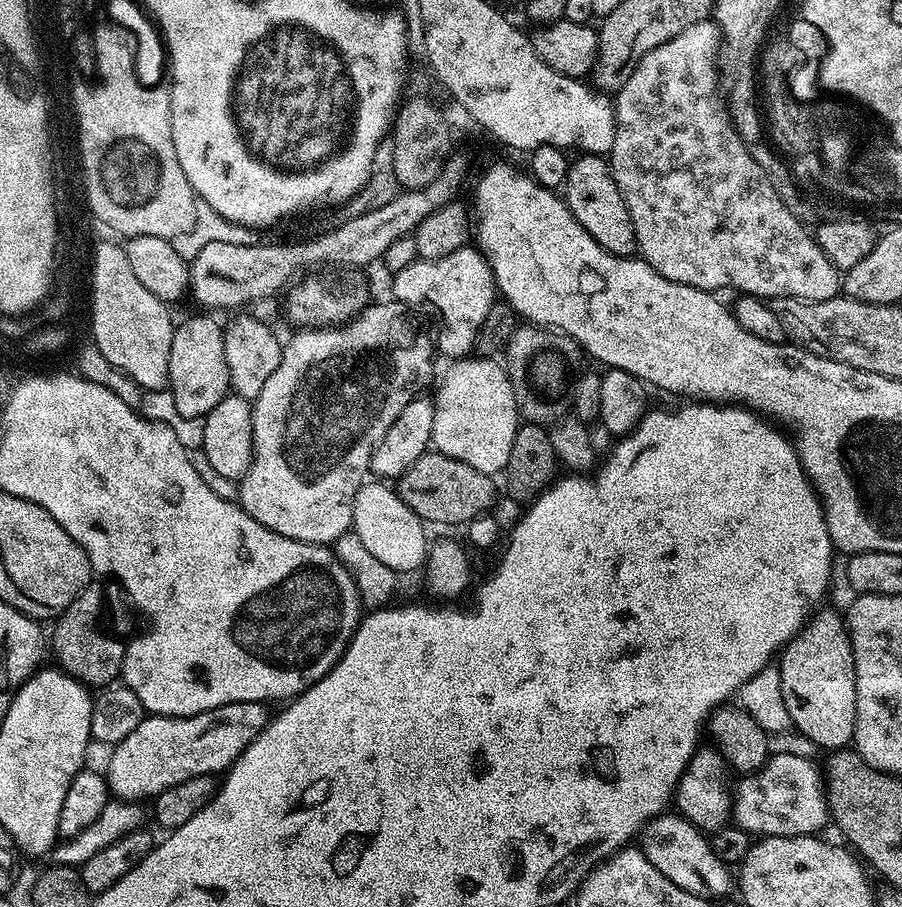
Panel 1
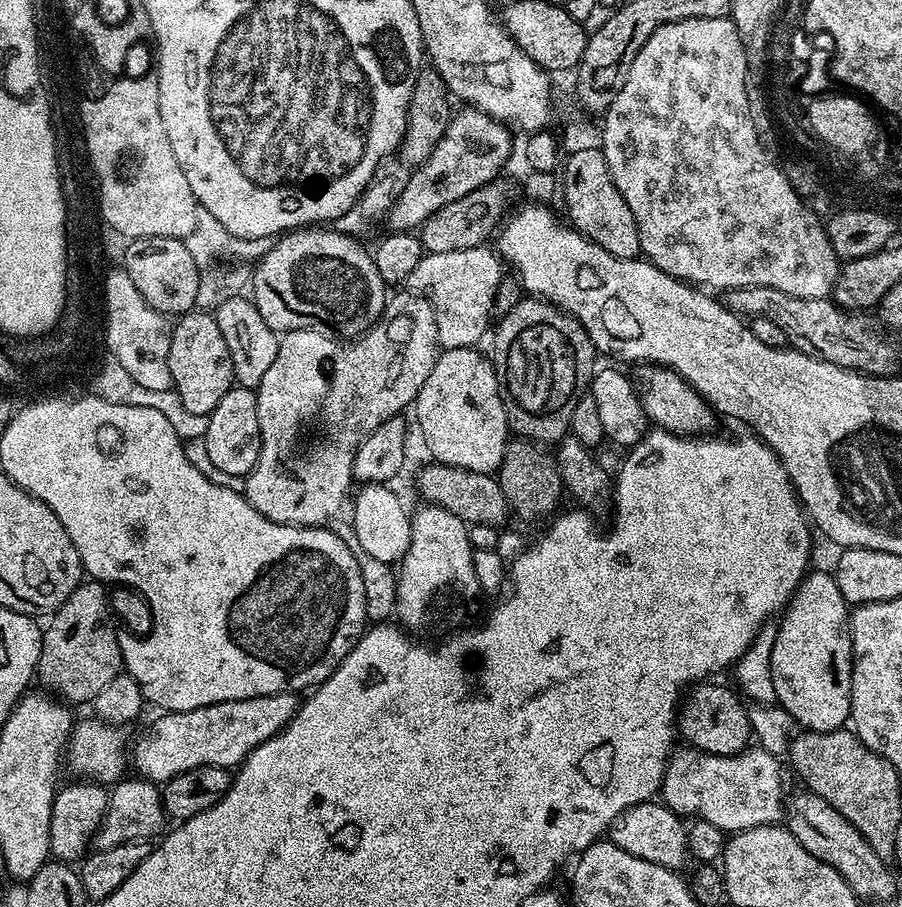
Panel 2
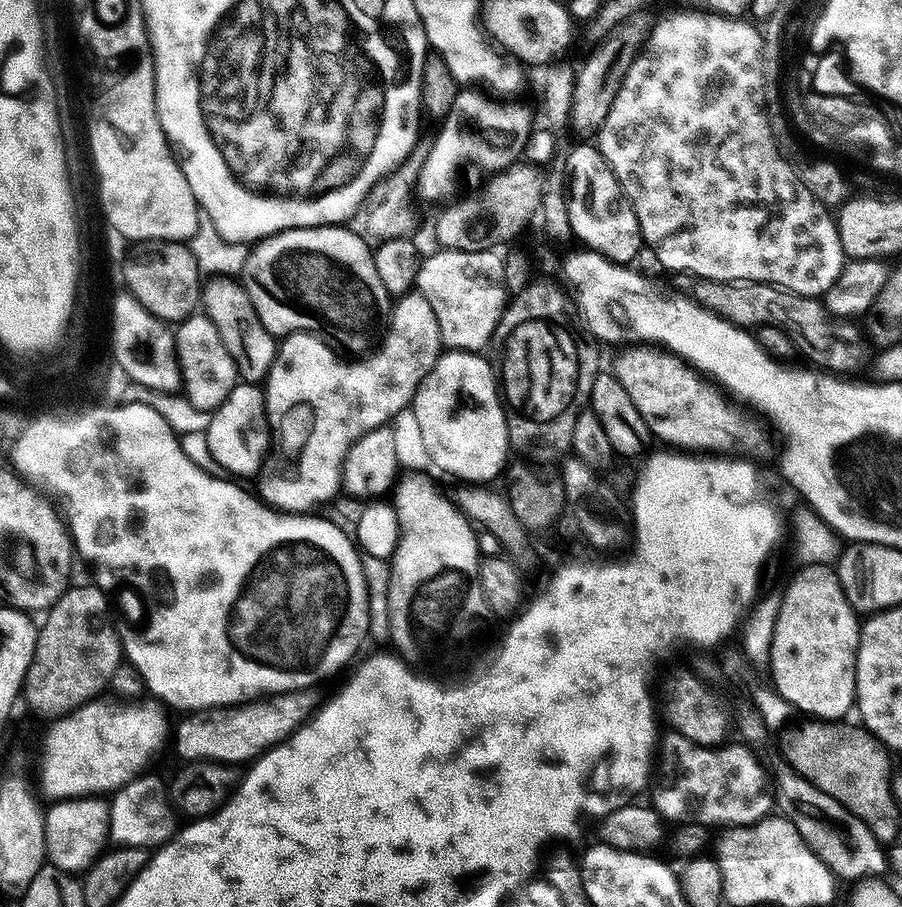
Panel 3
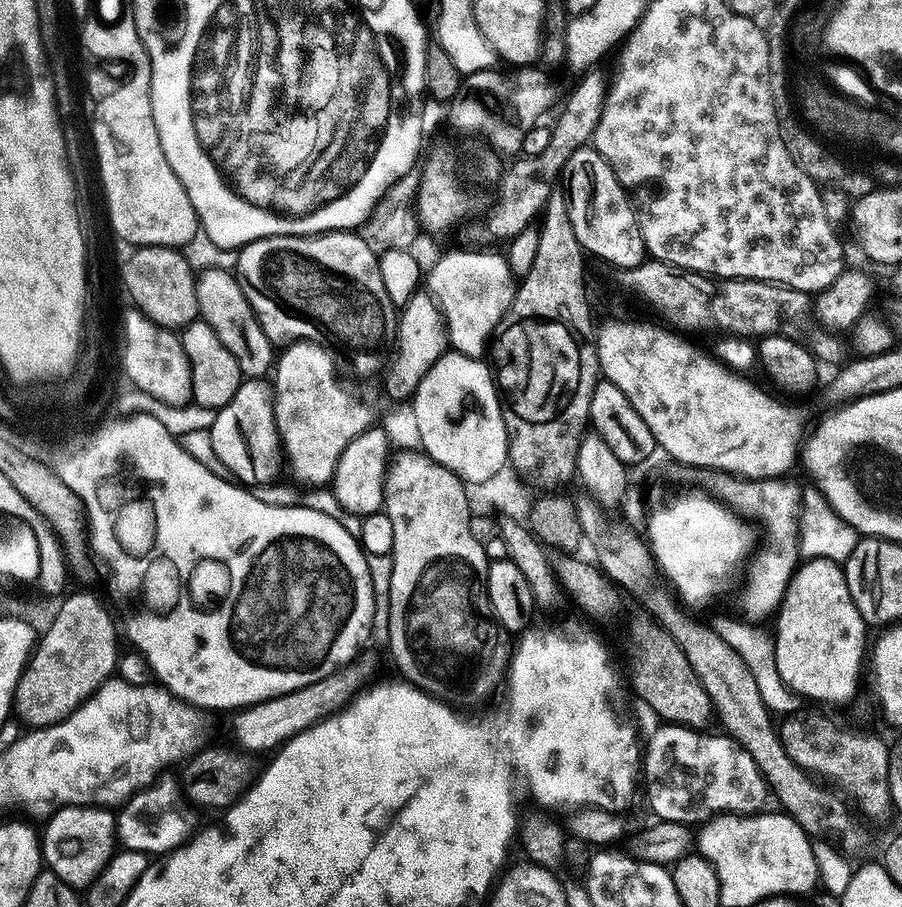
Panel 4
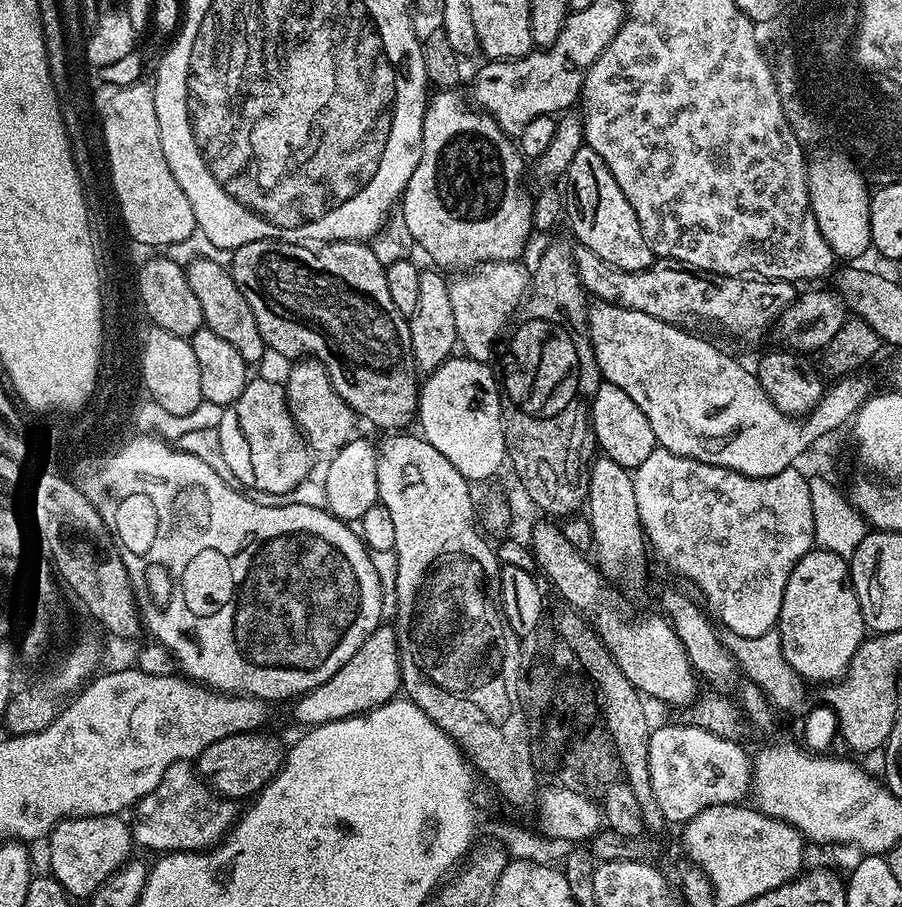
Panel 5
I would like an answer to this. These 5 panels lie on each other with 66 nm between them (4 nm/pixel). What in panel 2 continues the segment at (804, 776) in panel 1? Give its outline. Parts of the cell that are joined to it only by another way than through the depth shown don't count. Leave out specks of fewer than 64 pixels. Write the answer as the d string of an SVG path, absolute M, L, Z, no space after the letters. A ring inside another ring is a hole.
M691 746L683 747L677 747L669 756L659 791L663 803L673 812L684 818L726 826L732 834L763 824L781 823L784 776L780 773L781 761L777 757L763 750L745 750L736 756L715 756L709 752L697 752Z

